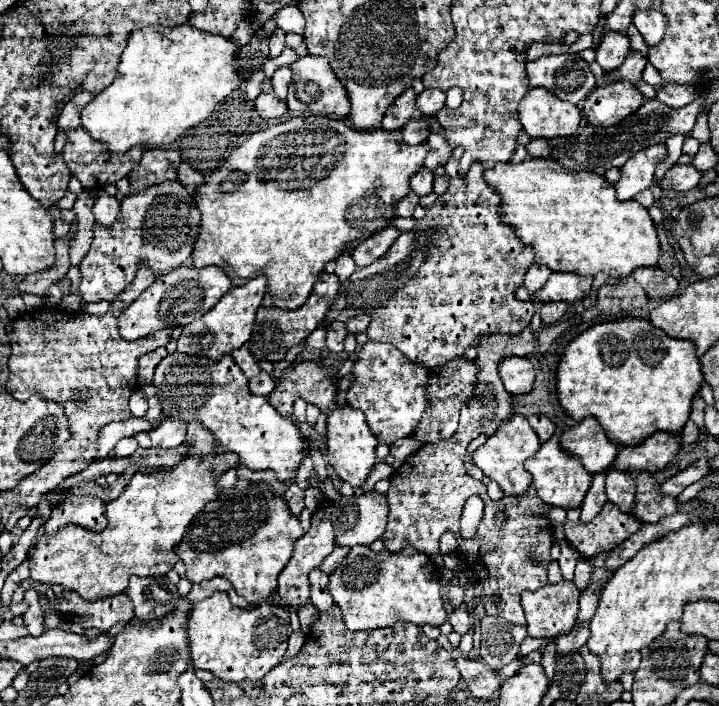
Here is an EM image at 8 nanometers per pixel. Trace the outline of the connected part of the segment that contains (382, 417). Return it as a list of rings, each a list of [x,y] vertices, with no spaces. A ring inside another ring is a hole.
[[[368,342],[360,348],[354,362],[352,374],[356,376],[352,388],[348,390],[348,404],[364,412],[366,422],[378,442],[396,442],[408,438],[428,408],[424,388],[428,386],[428,370],[404,360],[400,350],[392,344]]]

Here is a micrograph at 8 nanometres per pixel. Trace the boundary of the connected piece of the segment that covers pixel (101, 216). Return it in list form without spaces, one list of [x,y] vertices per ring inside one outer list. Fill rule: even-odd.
[[[98,192],[98,198],[96,198],[96,204],[94,204],[92,212],[94,212],[96,222],[100,222],[104,226],[110,226],[110,224],[114,224],[116,216],[120,212],[120,202],[106,192]]]

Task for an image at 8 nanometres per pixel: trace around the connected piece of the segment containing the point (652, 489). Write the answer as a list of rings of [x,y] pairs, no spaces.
[[[648,472],[636,476],[636,506],[634,516],[640,522],[658,522],[664,516],[678,512],[674,496],[662,494],[660,484]]]

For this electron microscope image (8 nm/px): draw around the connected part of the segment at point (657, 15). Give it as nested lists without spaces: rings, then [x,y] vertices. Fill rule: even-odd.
[[[640,10],[634,16],[634,26],[640,30],[646,44],[654,46],[664,36],[666,20],[664,20],[664,14],[660,10]]]

